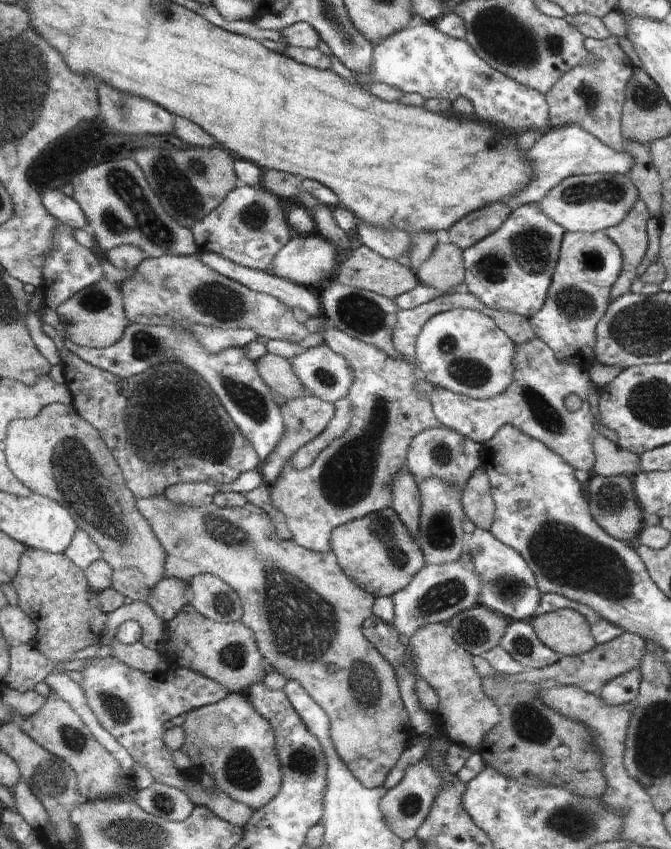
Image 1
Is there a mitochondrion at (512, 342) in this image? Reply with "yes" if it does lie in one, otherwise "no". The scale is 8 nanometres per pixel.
no

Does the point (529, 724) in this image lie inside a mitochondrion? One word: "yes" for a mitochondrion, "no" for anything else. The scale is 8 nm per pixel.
yes

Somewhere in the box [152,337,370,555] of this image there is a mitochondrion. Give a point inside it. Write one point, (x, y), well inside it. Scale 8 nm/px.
(247, 398)

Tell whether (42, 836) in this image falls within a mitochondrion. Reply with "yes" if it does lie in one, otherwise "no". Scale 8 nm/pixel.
no

